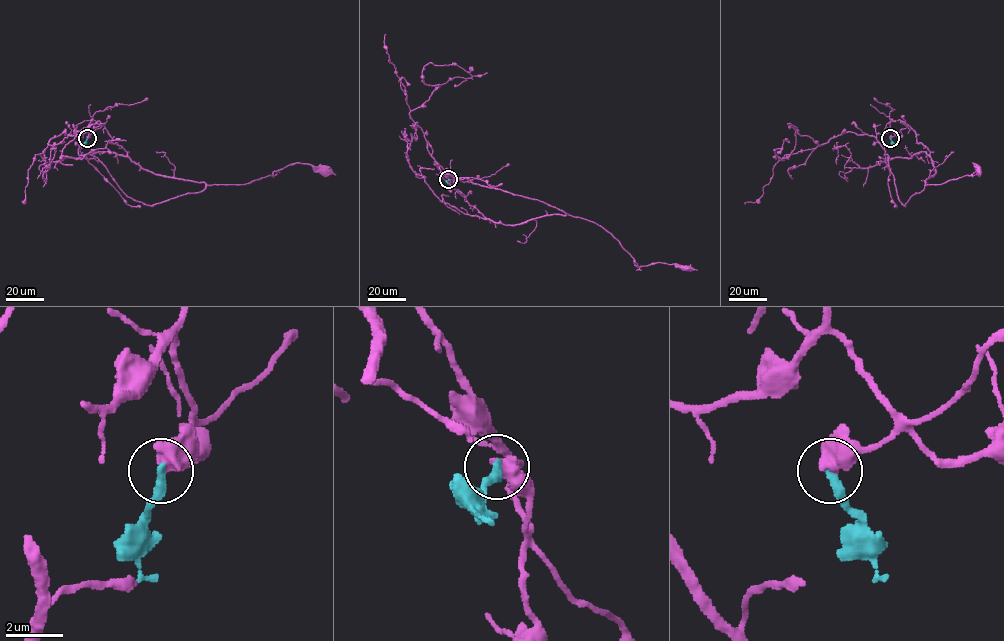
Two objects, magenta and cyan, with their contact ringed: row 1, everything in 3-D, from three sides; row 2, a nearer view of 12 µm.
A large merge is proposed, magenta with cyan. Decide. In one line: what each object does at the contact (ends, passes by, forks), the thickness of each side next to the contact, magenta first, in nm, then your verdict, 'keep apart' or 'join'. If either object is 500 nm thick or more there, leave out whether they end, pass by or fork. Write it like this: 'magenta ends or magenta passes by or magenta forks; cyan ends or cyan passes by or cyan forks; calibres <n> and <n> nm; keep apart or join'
calibres 650 and 340 nm; keep apart

